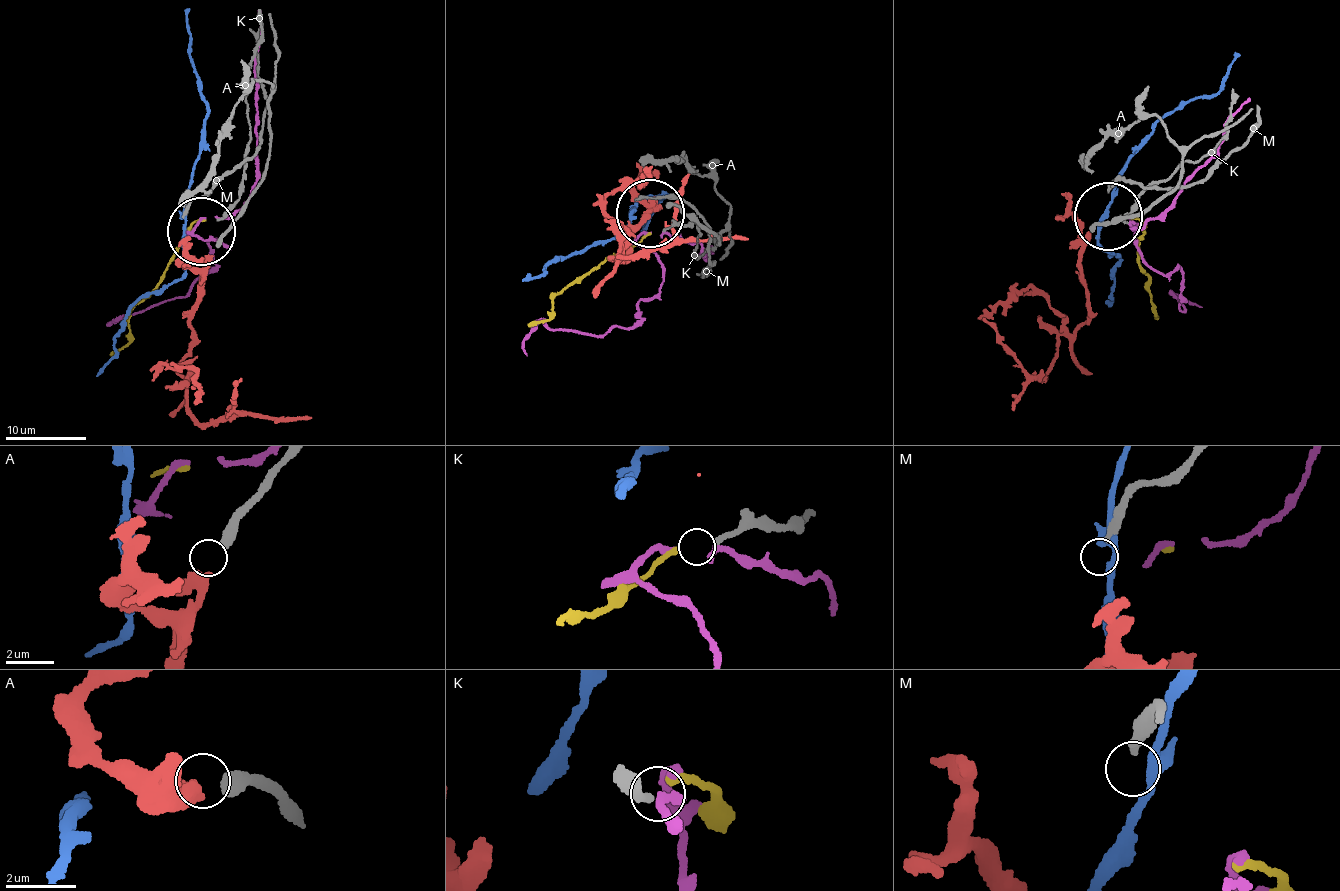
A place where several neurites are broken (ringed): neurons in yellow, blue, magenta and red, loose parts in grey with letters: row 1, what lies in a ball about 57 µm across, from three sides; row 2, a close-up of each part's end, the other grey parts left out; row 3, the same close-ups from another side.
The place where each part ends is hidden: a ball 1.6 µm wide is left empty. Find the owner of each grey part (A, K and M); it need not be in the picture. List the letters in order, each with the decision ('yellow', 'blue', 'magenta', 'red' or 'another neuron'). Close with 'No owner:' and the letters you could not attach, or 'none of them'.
A: red
K: yellow
M: another neuron
No owner: M

